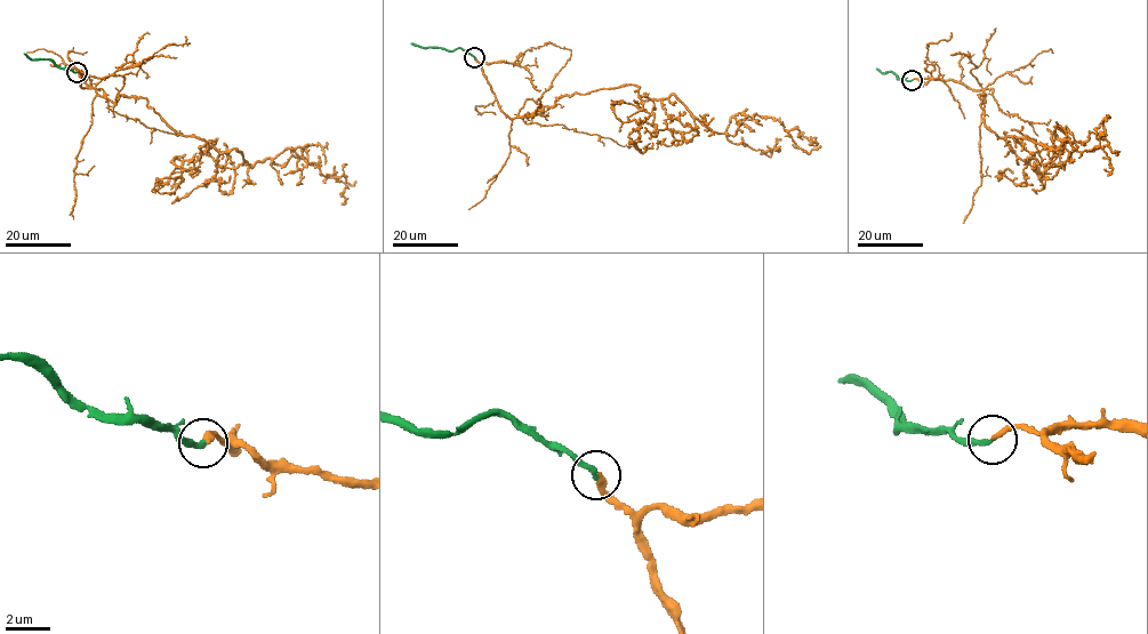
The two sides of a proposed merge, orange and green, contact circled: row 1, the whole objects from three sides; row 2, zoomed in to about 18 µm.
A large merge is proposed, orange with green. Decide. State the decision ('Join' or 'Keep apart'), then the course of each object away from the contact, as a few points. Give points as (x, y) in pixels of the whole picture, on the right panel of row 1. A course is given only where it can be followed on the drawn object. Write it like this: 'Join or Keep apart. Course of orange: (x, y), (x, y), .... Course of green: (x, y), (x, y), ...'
Join. Course of orange: (912, 80), (982, 88), (1000, 137), (1056, 150), (1069, 139), (1058, 126), (1077, 151), (1105, 152), (1104, 169). Course of green: (910, 80), (897, 79), (890, 72), (882, 73), (876, 69)

